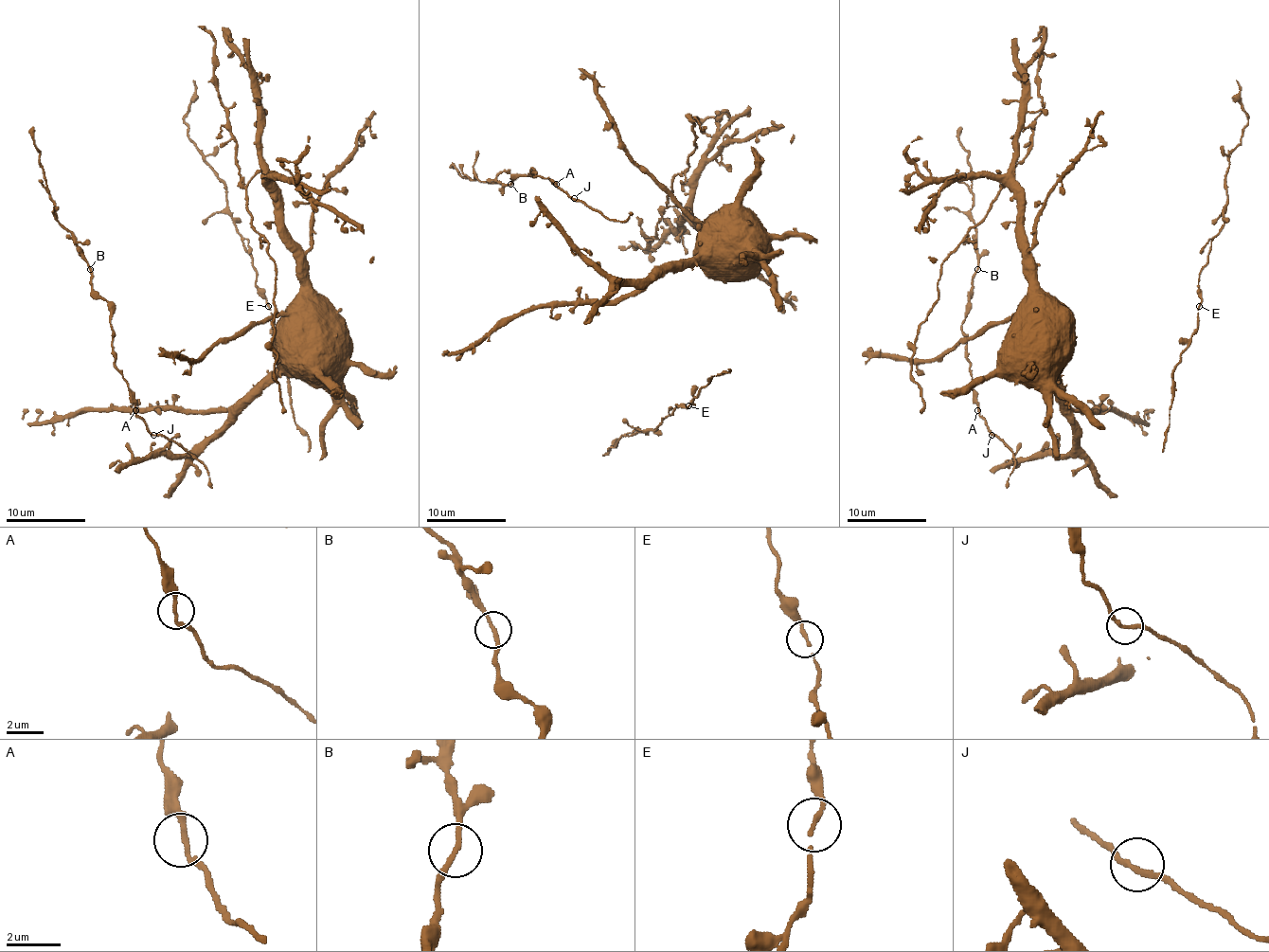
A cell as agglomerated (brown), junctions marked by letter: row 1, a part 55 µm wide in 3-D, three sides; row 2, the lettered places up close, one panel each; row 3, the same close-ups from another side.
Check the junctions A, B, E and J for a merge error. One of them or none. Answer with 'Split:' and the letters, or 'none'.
Split: none

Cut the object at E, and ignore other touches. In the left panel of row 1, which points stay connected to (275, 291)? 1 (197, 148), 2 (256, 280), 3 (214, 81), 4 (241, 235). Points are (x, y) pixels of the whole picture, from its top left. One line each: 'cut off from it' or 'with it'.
1: cut off from it
2: cut off from it
3: with it
4: cut off from it

